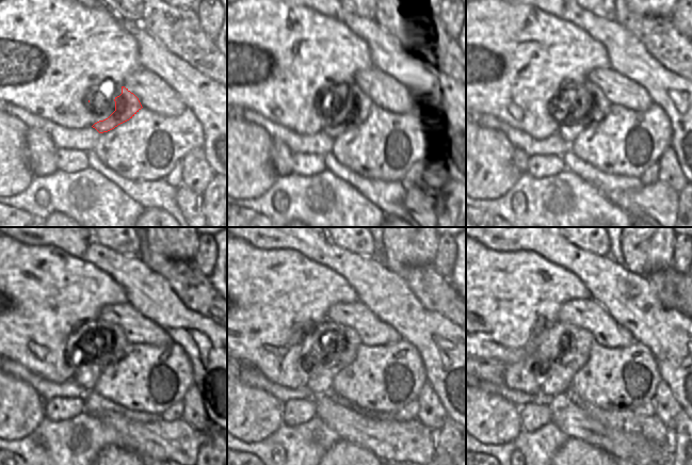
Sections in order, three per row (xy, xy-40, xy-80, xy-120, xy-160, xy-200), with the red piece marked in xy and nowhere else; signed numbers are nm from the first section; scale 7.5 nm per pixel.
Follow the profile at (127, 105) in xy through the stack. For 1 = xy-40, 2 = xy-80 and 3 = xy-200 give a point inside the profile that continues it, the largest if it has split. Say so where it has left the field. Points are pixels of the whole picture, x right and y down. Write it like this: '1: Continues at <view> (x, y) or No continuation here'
1: Continues at xy-40 (361, 103)
2: Continues at xy-80 (600, 105)
3: Continues at xy-200 (563, 349).

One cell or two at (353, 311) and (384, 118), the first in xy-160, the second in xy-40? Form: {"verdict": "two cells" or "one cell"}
{"verdict": "two cells"}

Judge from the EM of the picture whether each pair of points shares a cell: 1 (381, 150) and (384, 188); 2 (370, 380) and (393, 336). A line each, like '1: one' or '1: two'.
1: two
2: two

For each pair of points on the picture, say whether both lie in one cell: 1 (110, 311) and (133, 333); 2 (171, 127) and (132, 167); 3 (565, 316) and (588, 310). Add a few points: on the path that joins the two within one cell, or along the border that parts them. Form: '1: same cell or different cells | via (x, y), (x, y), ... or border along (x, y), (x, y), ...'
1: same cell | via (116, 315), (128, 326)
2: same cell | via (157, 128), (137, 154)
3: same cell | via (570, 314), (582, 314)

